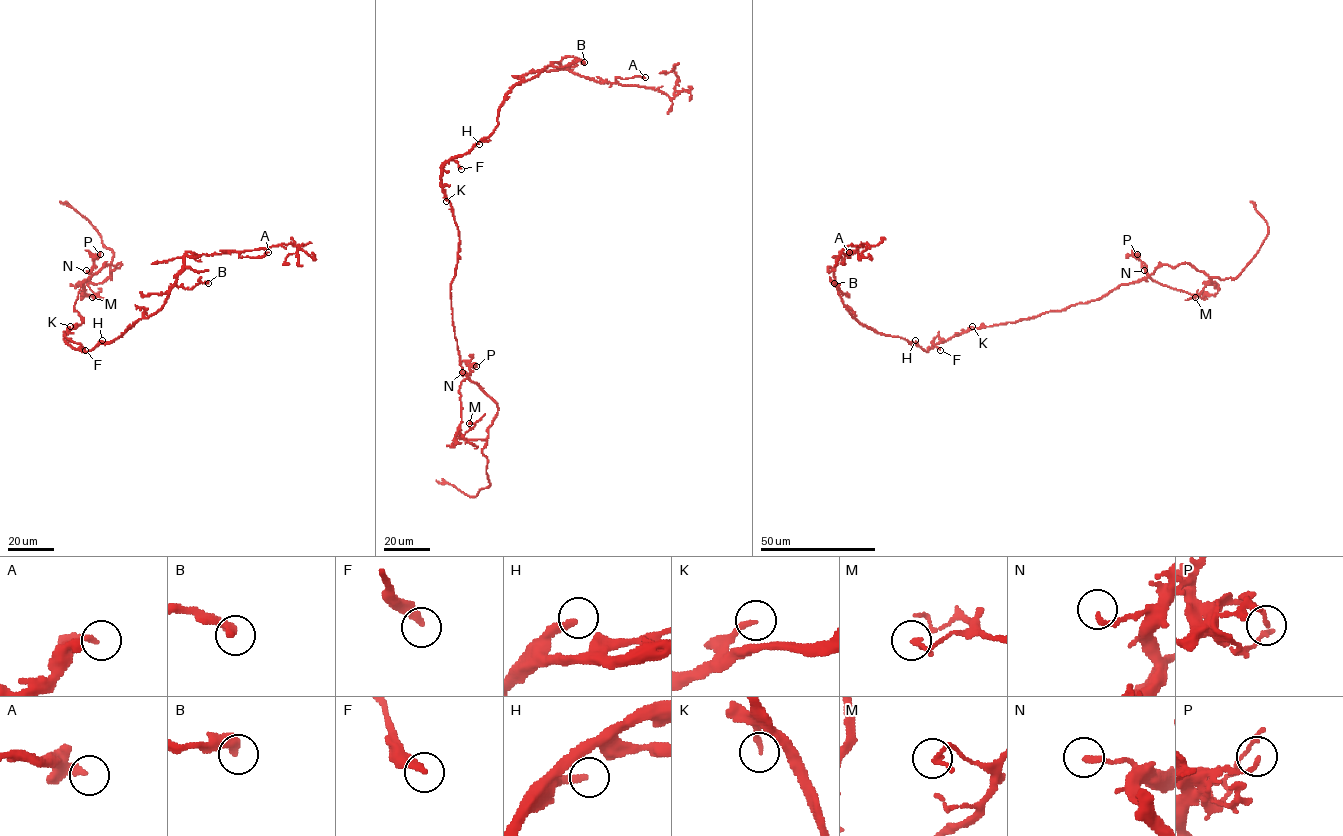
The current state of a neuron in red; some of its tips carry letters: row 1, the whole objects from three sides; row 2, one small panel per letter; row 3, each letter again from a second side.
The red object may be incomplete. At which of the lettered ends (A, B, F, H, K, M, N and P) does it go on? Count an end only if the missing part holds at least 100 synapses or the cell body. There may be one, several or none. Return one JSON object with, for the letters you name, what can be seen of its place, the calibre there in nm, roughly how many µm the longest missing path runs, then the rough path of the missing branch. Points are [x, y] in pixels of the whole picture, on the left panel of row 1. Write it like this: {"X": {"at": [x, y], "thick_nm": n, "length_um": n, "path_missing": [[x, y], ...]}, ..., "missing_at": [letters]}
{"missing_at": []}

